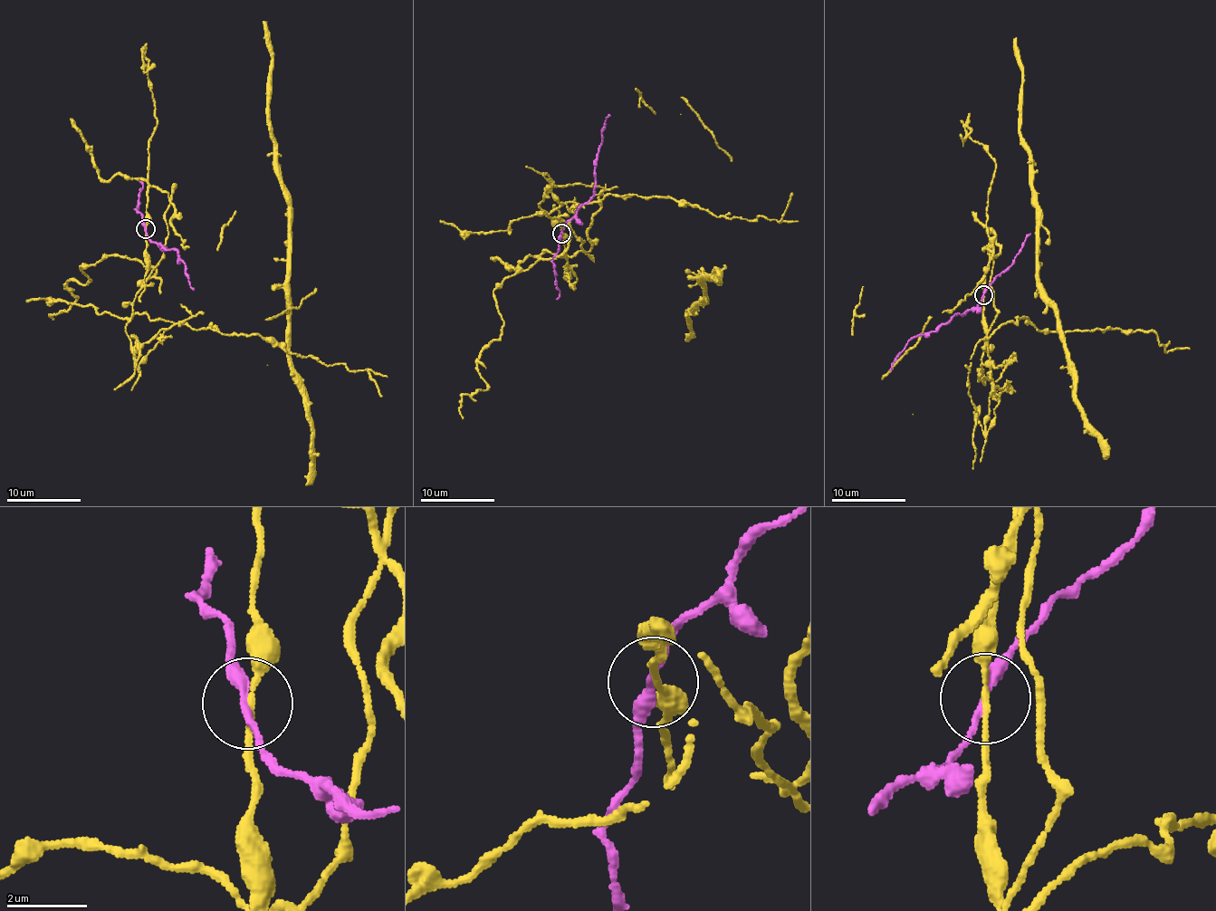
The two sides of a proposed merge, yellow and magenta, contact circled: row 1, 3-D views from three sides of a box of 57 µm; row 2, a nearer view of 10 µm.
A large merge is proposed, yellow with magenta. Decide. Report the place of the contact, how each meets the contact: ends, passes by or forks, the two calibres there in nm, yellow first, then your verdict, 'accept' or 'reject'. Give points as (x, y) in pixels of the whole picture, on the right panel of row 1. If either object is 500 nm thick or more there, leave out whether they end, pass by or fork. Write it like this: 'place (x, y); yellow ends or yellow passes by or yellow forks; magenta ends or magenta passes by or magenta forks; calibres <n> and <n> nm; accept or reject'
place (983, 294); yellow passes by; magenta passes by; calibres 130 and 200 nm; reject

